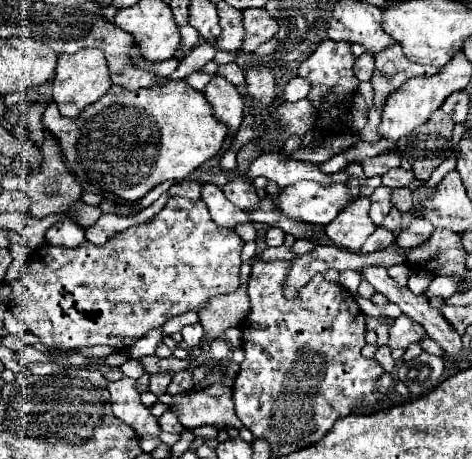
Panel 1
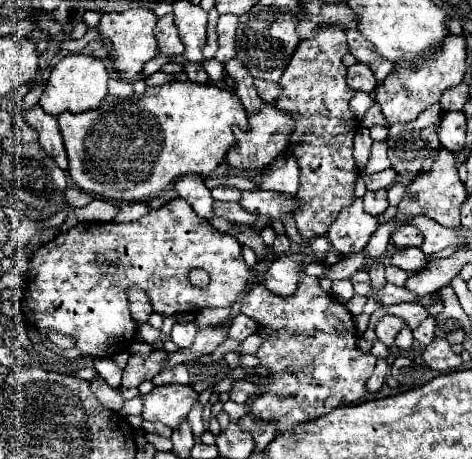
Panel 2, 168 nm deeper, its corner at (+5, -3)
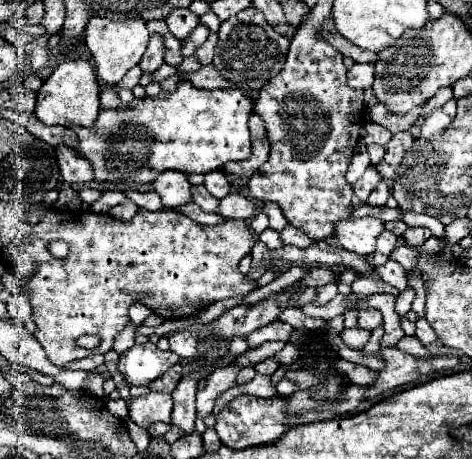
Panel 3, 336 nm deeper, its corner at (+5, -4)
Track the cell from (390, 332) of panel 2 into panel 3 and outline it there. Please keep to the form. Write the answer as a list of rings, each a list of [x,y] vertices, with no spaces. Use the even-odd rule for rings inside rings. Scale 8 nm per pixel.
[[[359,309],[357,327],[367,329],[367,331],[373,331],[381,323],[383,323],[383,315],[377,309]]]

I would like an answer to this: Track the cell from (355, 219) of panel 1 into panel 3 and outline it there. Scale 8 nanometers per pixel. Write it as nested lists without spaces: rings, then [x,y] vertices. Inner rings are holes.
[[[375,217],[343,219],[335,227],[335,237],[345,251],[369,257],[375,253],[375,239],[383,231],[383,221]]]

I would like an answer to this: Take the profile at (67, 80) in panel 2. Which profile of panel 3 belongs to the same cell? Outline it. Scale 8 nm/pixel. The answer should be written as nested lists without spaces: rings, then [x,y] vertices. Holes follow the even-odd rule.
[[[65,59],[51,75],[43,81],[41,89],[37,91],[35,103],[35,117],[45,125],[81,125],[89,127],[97,119],[99,113],[99,83],[95,77],[95,69],[83,59]]]

